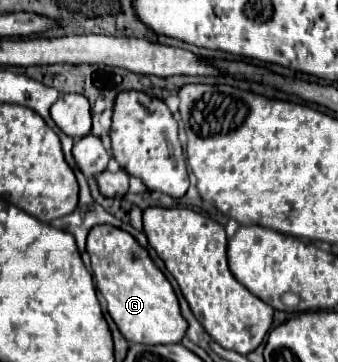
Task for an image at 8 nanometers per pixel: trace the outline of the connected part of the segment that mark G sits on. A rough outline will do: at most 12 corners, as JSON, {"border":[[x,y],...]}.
{"border":[[112,225],[86,251],[128,343],[172,345],[188,321],[148,251]]}

